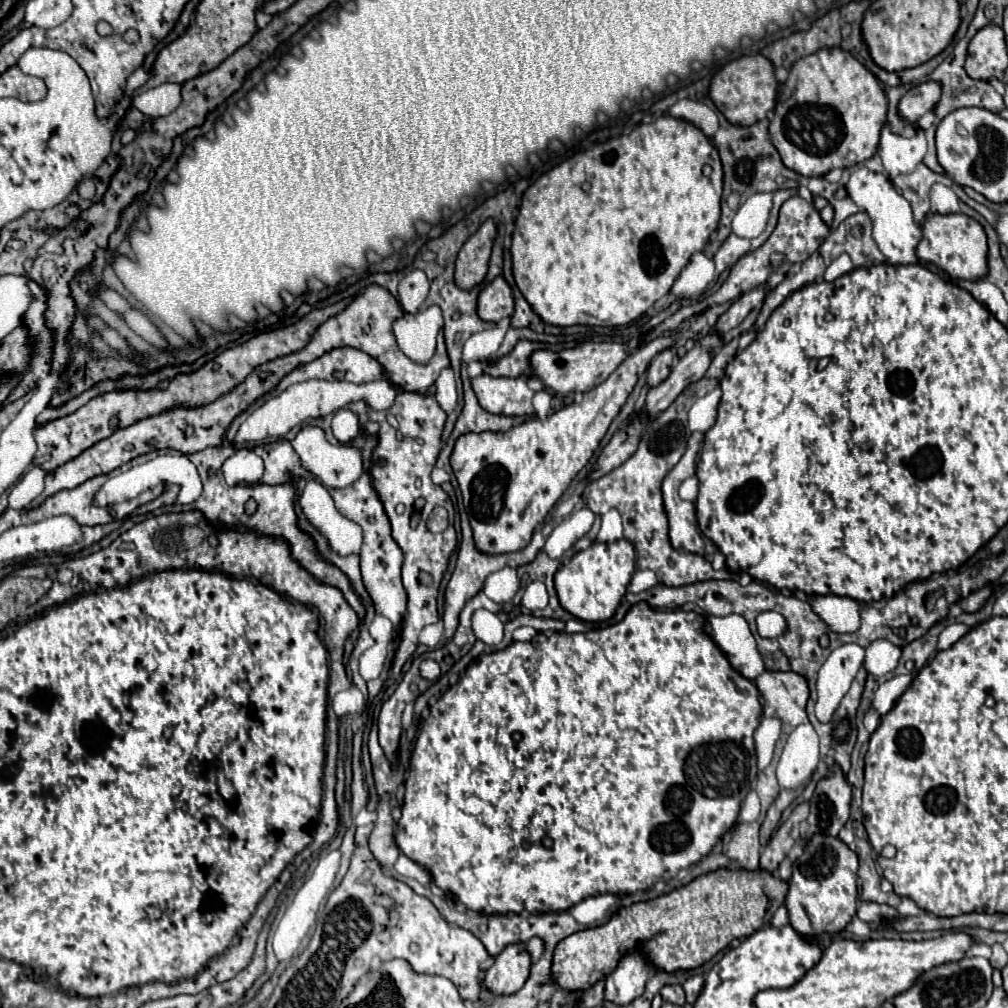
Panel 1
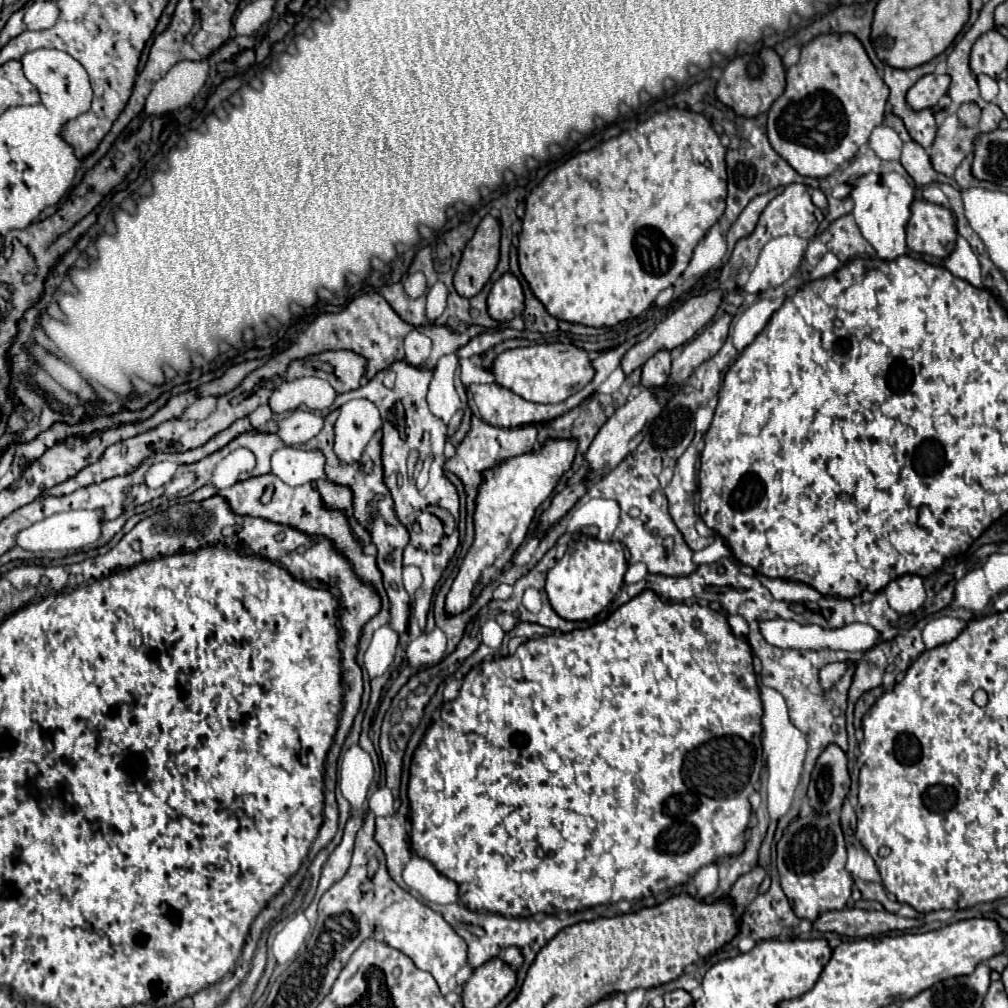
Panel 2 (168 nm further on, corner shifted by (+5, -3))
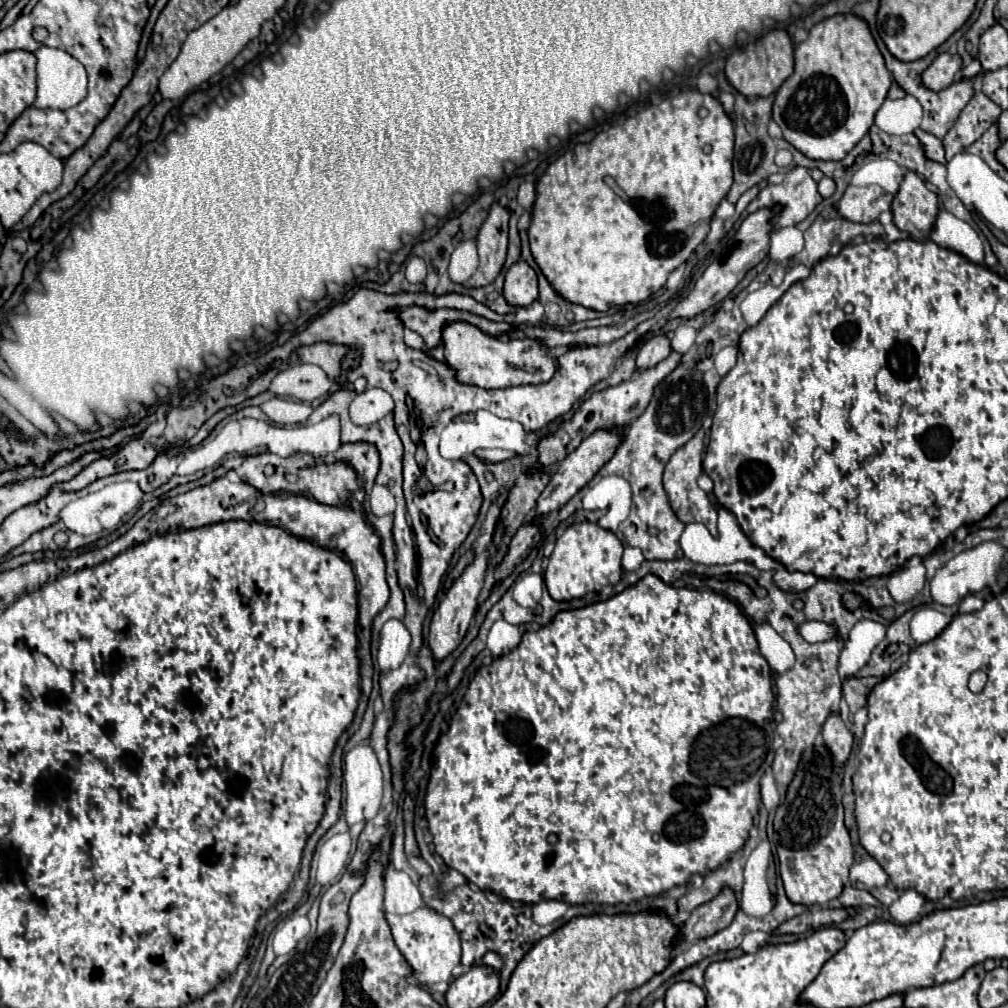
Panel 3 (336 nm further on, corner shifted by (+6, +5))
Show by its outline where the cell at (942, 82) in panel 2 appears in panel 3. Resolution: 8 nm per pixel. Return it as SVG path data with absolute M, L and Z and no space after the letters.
M944 52L940 54L930 68L922 74L924 86L928 86L930 90L942 90L946 86L950 86L954 82L954 76L962 70L962 56L960 54L950 54Z

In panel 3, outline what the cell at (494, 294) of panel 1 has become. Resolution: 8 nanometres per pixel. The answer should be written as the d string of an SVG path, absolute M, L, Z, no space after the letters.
M518 260L506 272L504 298L512 306L528 306L538 300L538 276L524 260Z

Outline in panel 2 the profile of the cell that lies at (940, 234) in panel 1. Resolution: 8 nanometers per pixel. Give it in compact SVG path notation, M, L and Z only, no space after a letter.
M921 198L913 200L911 220L907 224L909 250L945 260L945 256L953 252L953 240L957 240L957 236L957 220L951 210Z

